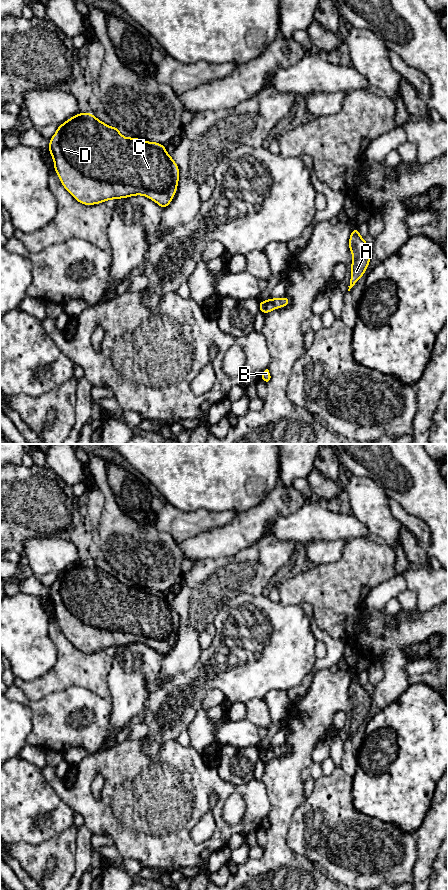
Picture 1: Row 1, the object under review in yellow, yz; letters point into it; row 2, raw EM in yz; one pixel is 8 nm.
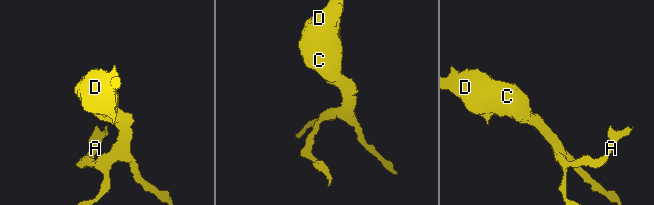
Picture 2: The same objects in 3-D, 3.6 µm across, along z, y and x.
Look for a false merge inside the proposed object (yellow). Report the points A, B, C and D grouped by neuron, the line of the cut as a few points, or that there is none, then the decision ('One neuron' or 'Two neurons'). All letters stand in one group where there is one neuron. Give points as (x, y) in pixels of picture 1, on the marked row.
Groups: A B C D. No split. One neuron

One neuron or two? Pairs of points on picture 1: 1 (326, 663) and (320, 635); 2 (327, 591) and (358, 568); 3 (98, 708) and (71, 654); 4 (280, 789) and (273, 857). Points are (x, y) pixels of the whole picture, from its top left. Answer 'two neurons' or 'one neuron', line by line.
1: one neuron
2: one neuron
3: two neurons
4: one neuron

